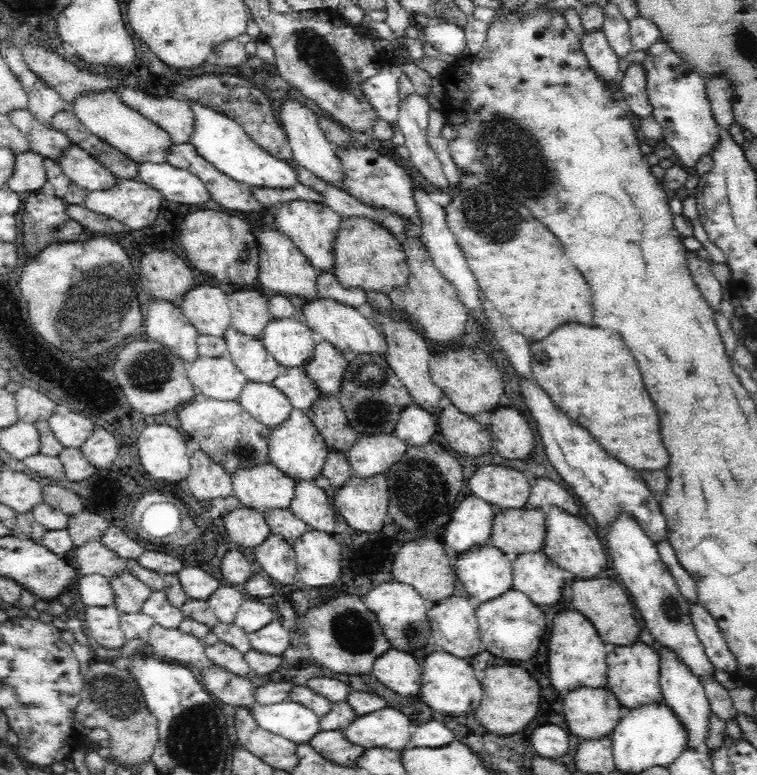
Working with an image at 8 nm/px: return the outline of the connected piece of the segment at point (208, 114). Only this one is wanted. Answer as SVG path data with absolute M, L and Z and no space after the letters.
M190 100L189 106L192 107L193 112L193 128L189 142L196 147L198 155L216 167L218 171L233 178L236 182L251 186L291 188L299 182L296 168L260 148L248 136L248 133L244 132L242 125L232 117L200 101Z

